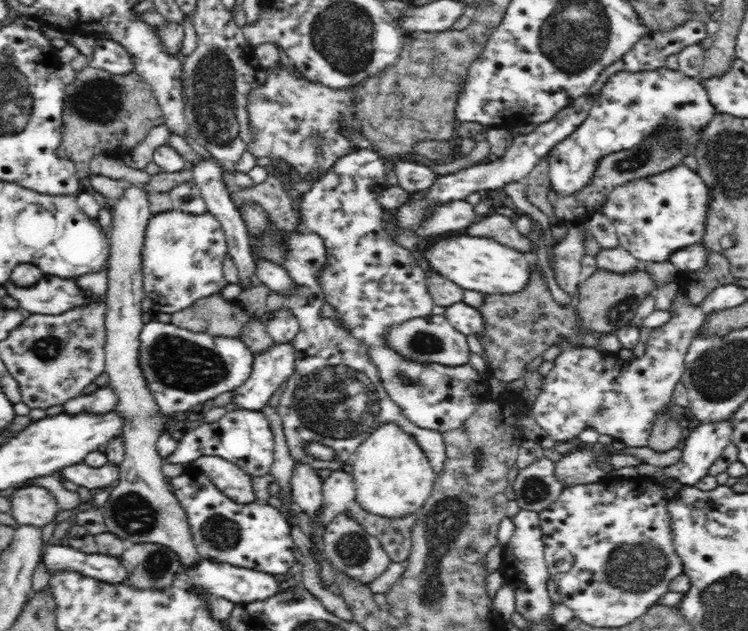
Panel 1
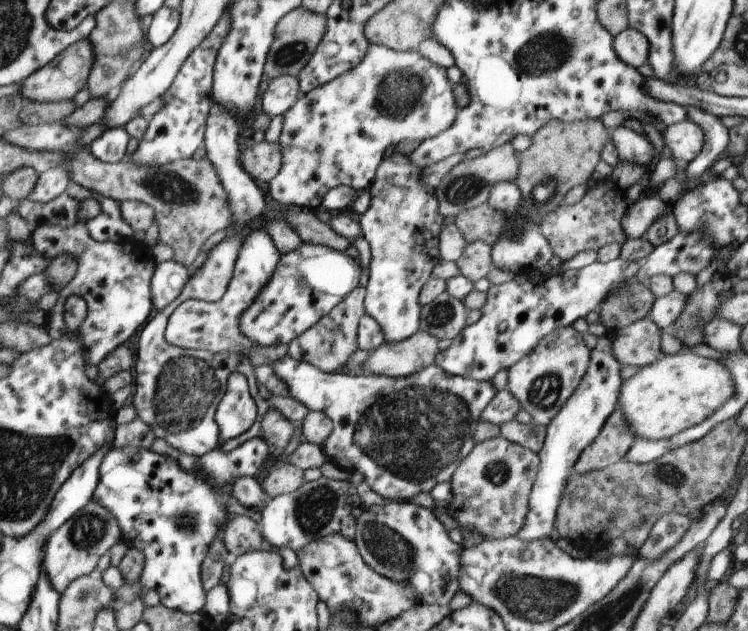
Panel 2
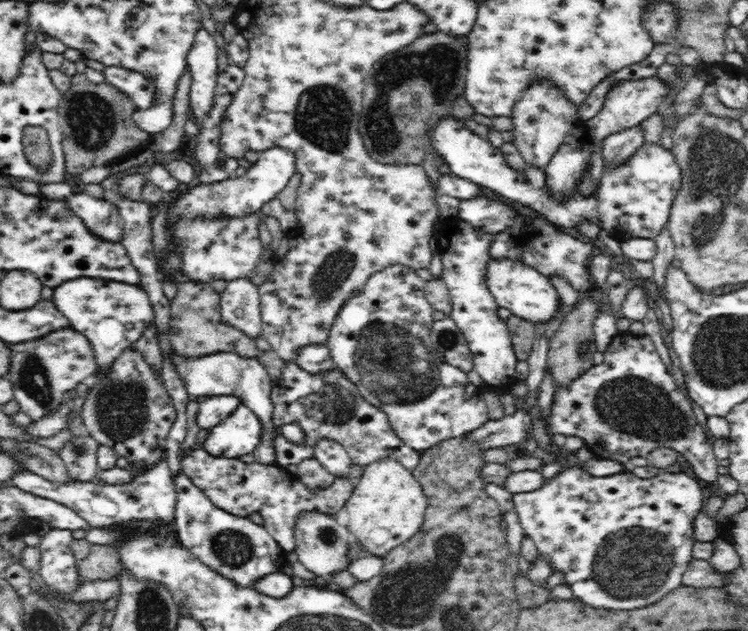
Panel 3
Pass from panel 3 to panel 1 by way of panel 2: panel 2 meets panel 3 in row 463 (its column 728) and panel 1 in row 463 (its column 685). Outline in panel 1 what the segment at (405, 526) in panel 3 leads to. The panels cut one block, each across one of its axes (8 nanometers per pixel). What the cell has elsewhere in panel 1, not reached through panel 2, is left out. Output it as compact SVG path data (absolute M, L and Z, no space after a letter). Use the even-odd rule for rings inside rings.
M396 423L379 426L351 454L348 463L352 465L352 478L356 485L355 500L362 508L382 517L405 517L422 508L425 500L432 494L437 473L432 469L428 457L410 433L402 430Z

